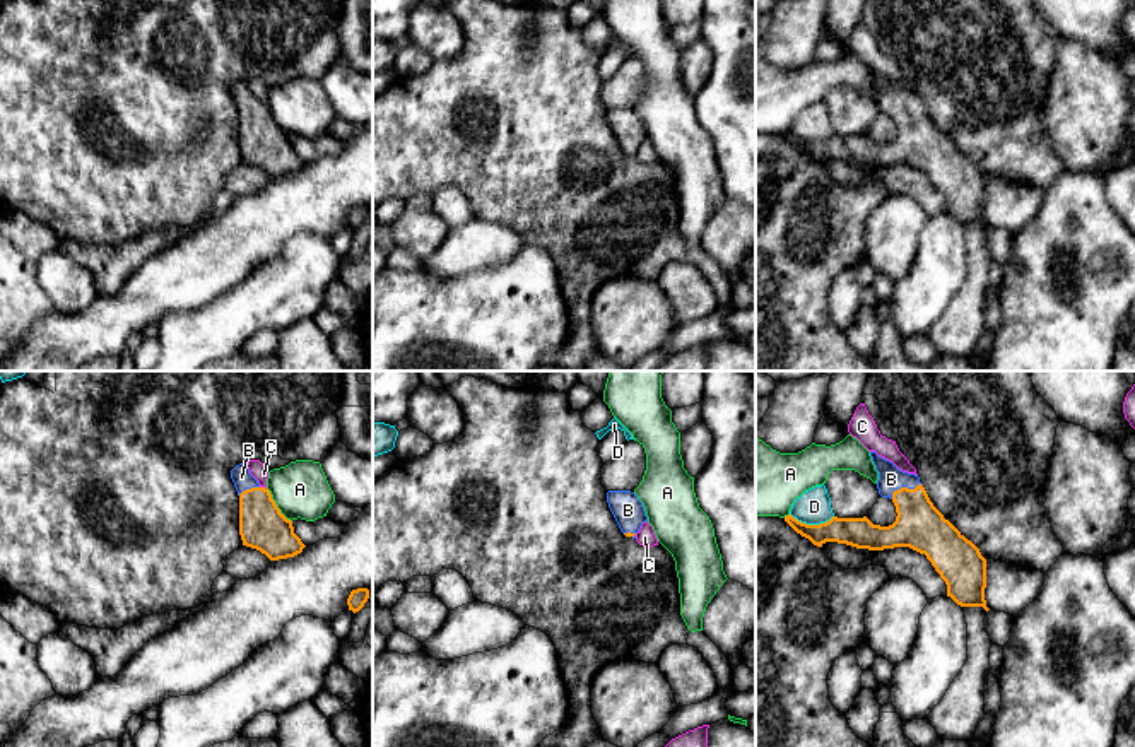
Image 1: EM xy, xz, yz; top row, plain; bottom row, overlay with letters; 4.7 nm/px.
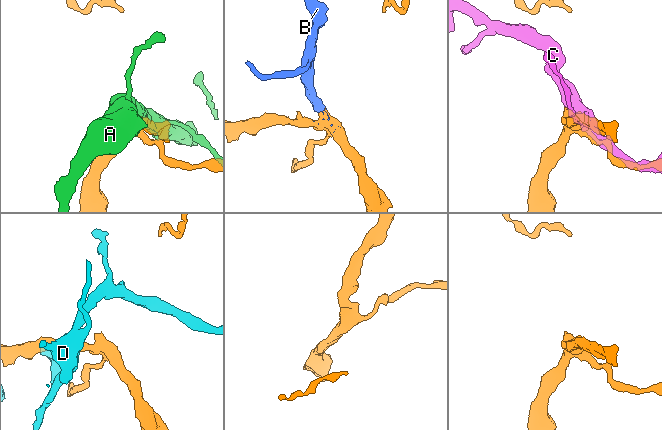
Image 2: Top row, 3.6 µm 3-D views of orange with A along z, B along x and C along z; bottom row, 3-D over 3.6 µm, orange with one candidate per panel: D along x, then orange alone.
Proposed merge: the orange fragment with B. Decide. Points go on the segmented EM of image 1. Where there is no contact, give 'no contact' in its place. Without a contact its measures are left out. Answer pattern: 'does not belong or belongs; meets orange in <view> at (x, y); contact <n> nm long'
belongs; meets orange in yz at (905, 488); contact 170 nm long

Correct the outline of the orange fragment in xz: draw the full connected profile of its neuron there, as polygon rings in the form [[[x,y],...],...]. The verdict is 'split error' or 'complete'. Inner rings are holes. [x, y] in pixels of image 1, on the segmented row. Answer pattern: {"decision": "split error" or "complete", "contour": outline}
{"decision": "split error", "contour": [[[609,491],[609,508],[626,537],[636,538],[641,525],[648,521],[643,503],[631,491]]]}

